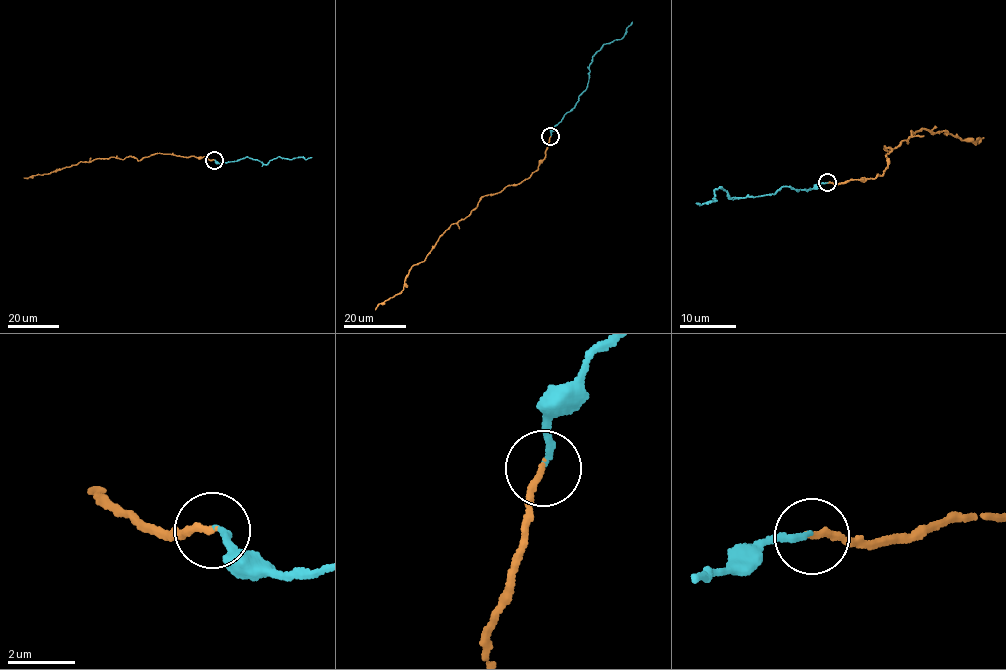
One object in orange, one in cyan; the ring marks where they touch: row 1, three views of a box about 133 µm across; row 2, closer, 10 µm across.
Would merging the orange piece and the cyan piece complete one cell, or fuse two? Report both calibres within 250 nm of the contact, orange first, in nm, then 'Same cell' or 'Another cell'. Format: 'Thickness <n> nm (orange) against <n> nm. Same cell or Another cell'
Thickness 180 nm (orange) against 190 nm. Same cell

